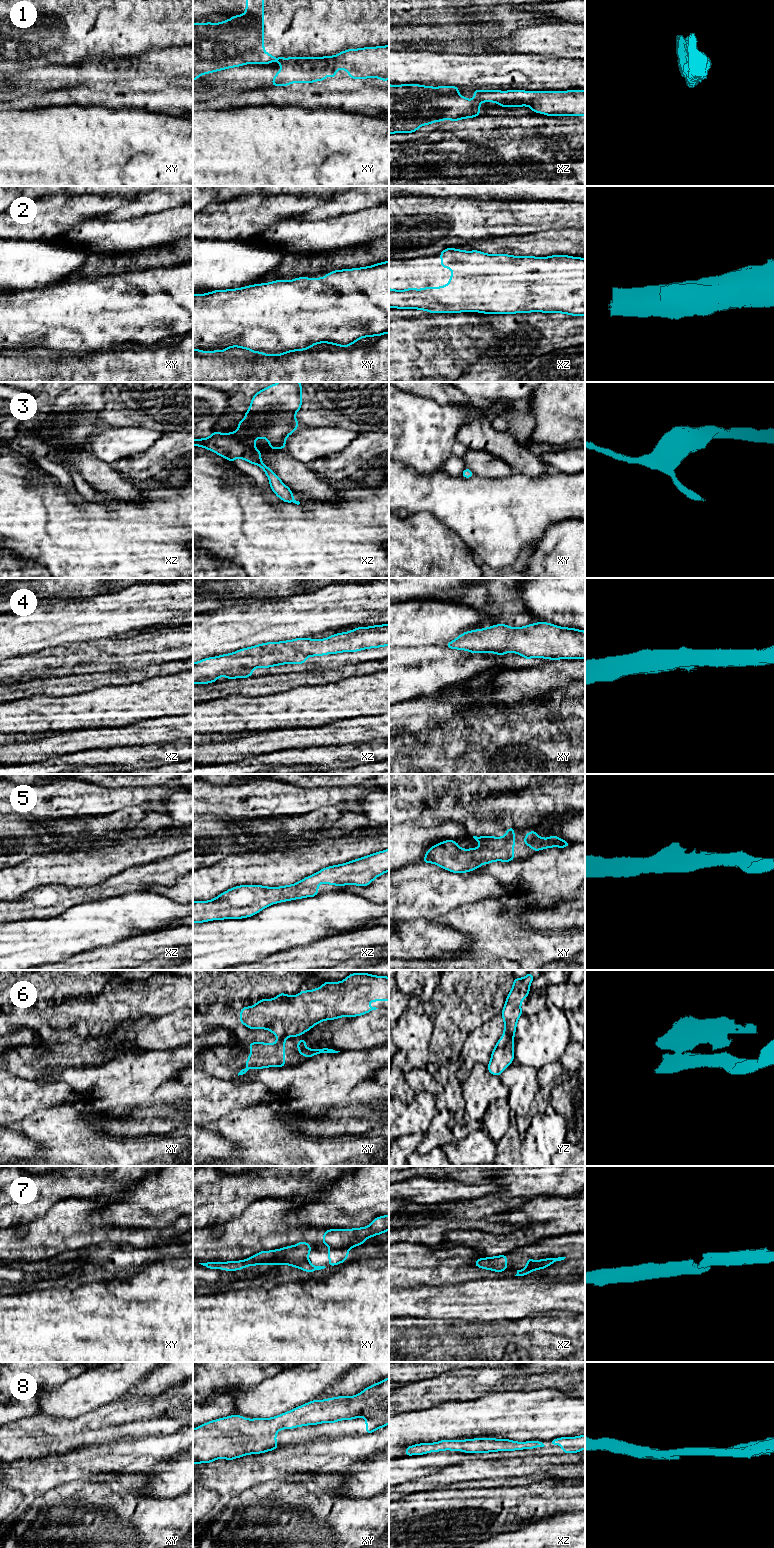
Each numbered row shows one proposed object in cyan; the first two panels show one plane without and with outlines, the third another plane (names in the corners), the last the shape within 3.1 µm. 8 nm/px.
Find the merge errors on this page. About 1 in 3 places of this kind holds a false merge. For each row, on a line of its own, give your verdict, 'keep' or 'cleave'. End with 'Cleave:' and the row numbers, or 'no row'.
1: cleave
2: keep
3: keep
4: keep
5: keep
6: cleave
7: cleave
8: keep
Cleave: 1, 6, 7

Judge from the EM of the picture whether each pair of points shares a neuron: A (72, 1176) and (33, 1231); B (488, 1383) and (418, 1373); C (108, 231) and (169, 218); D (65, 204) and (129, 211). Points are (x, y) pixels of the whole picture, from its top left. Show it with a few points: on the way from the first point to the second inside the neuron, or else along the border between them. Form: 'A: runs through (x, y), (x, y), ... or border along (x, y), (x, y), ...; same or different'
A: border along (41, 1218), (18, 1225); different
B: border along (451, 1372), (413, 1382); different
C: runs through (123, 231), (149, 231), (154, 229); same
D: border along (131, 200), (114, 208), (101, 218); different

